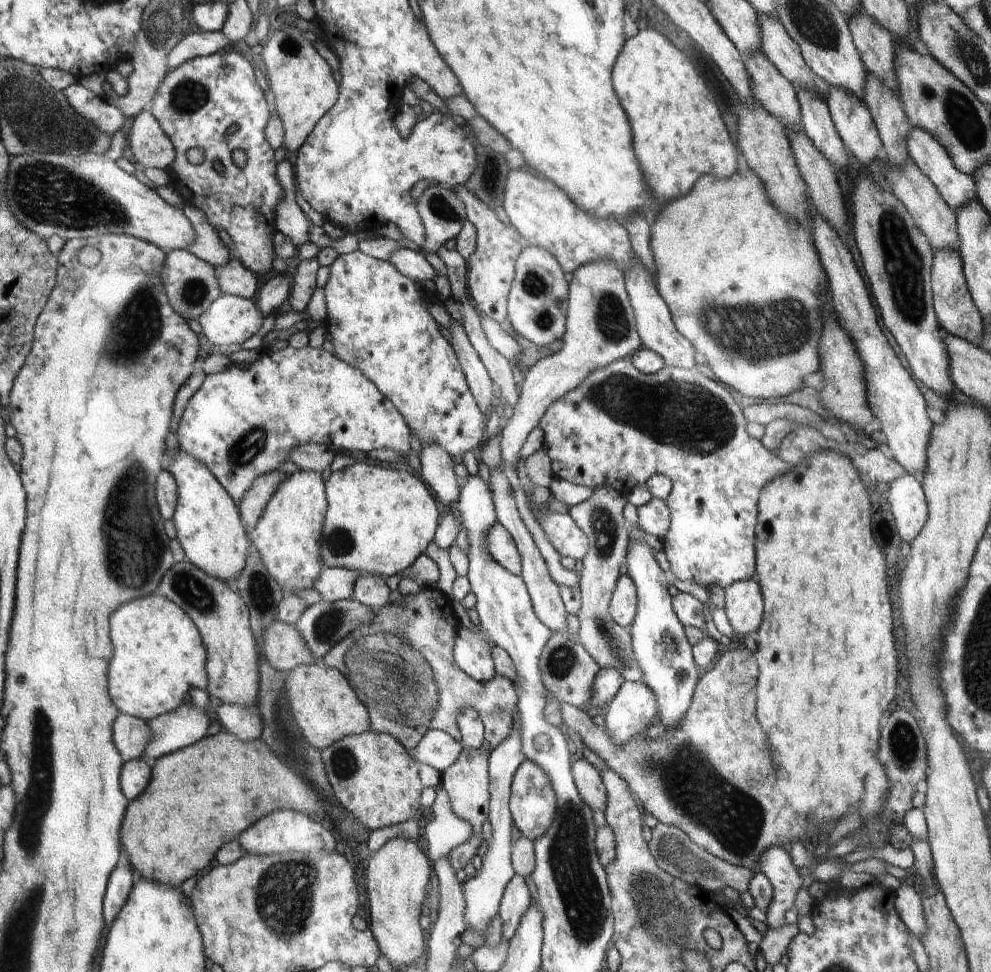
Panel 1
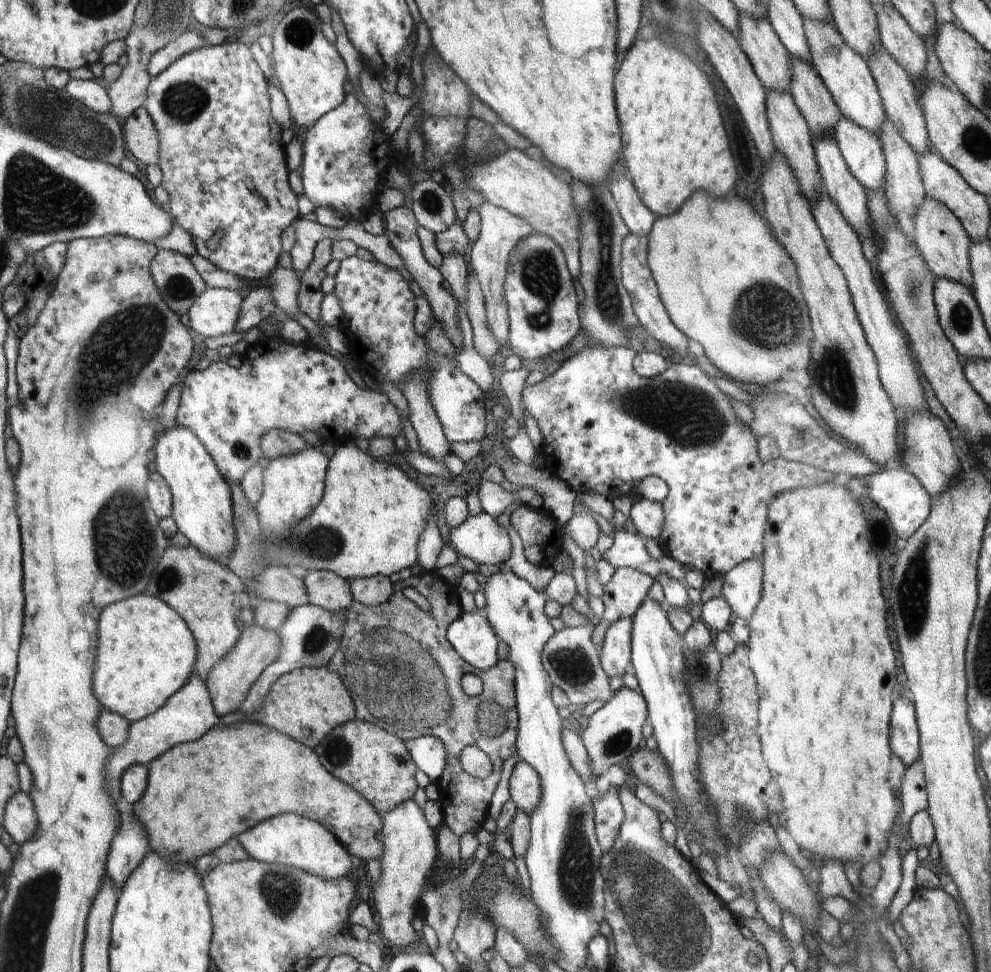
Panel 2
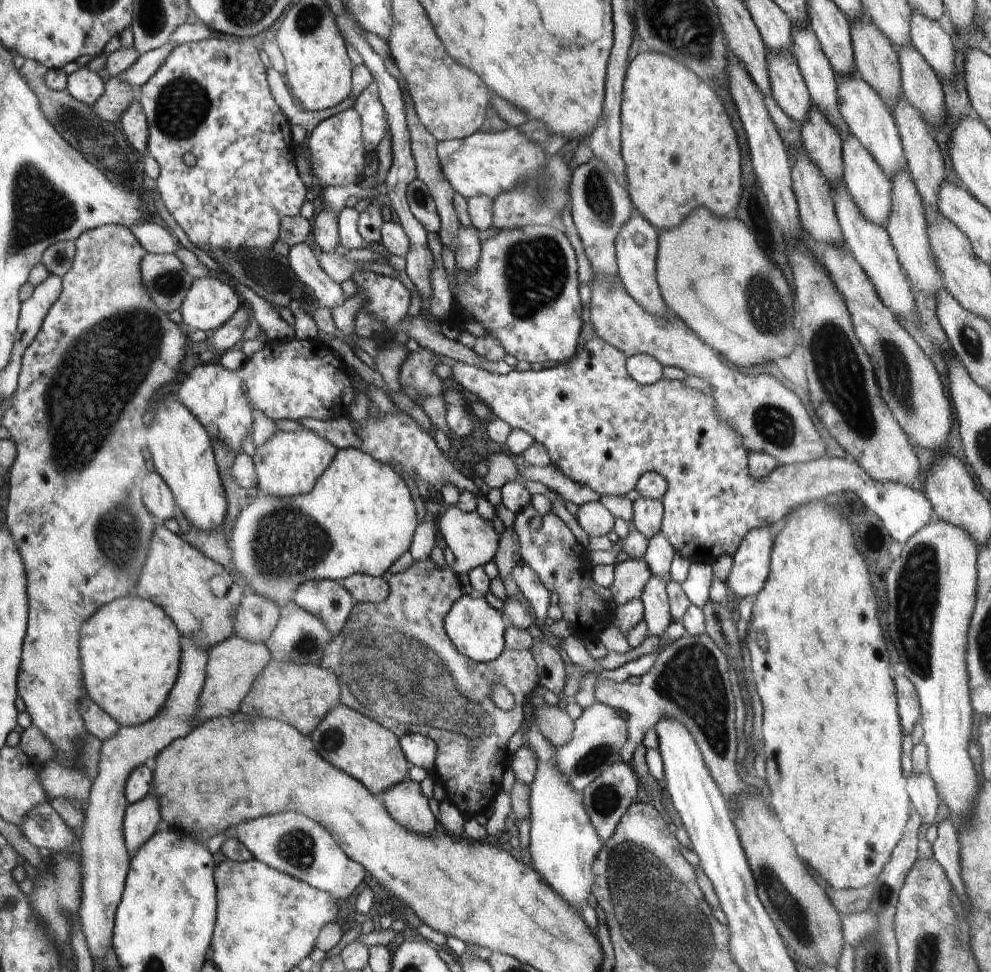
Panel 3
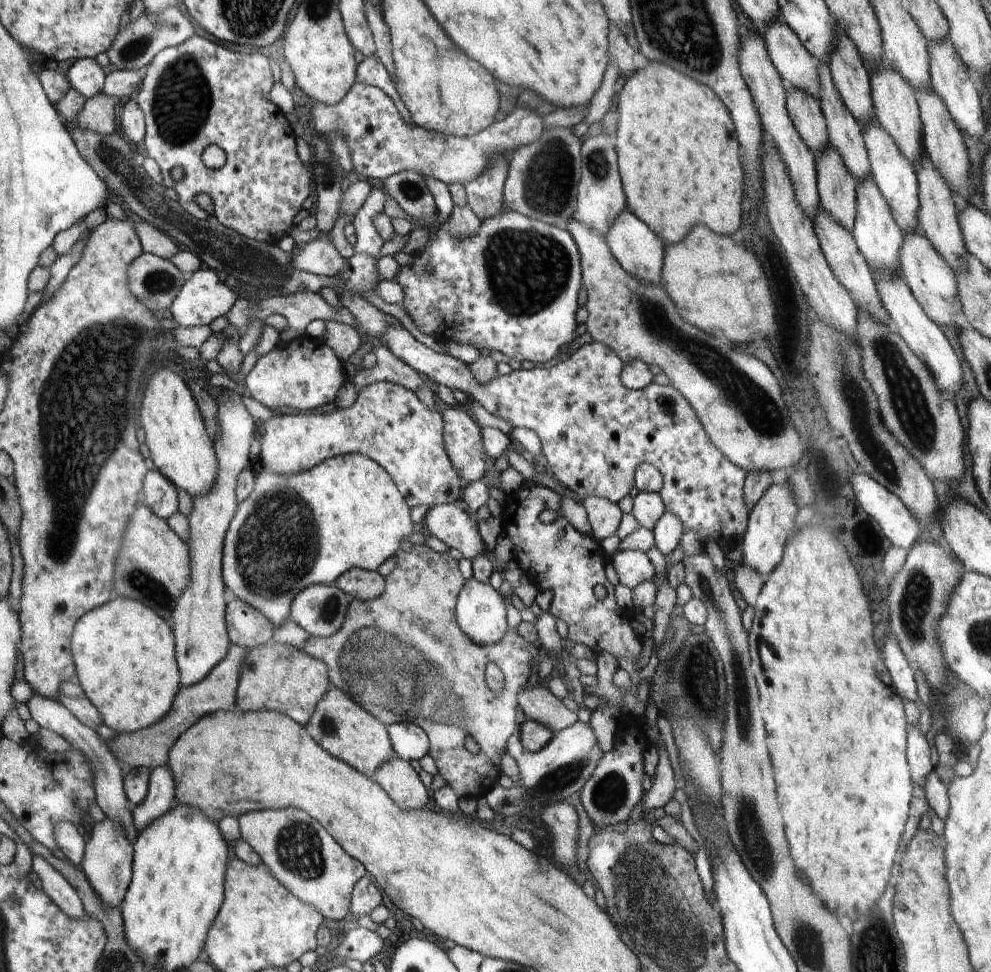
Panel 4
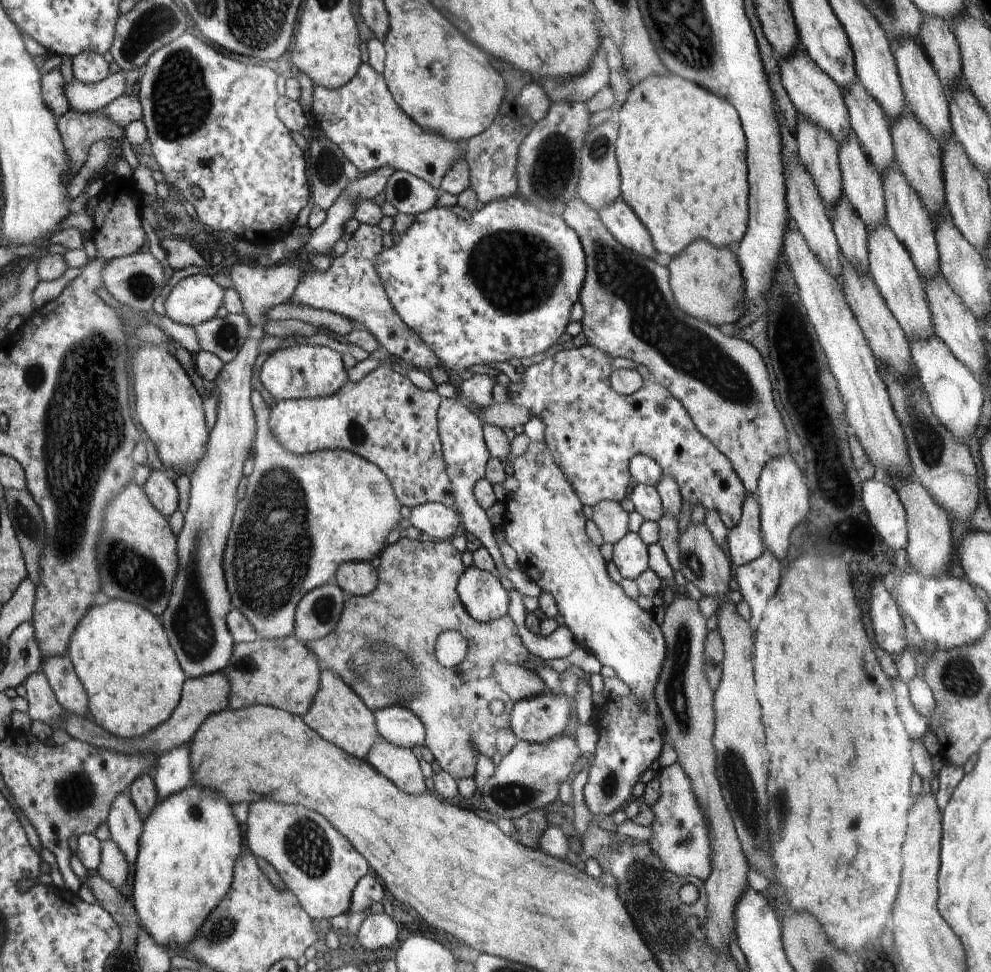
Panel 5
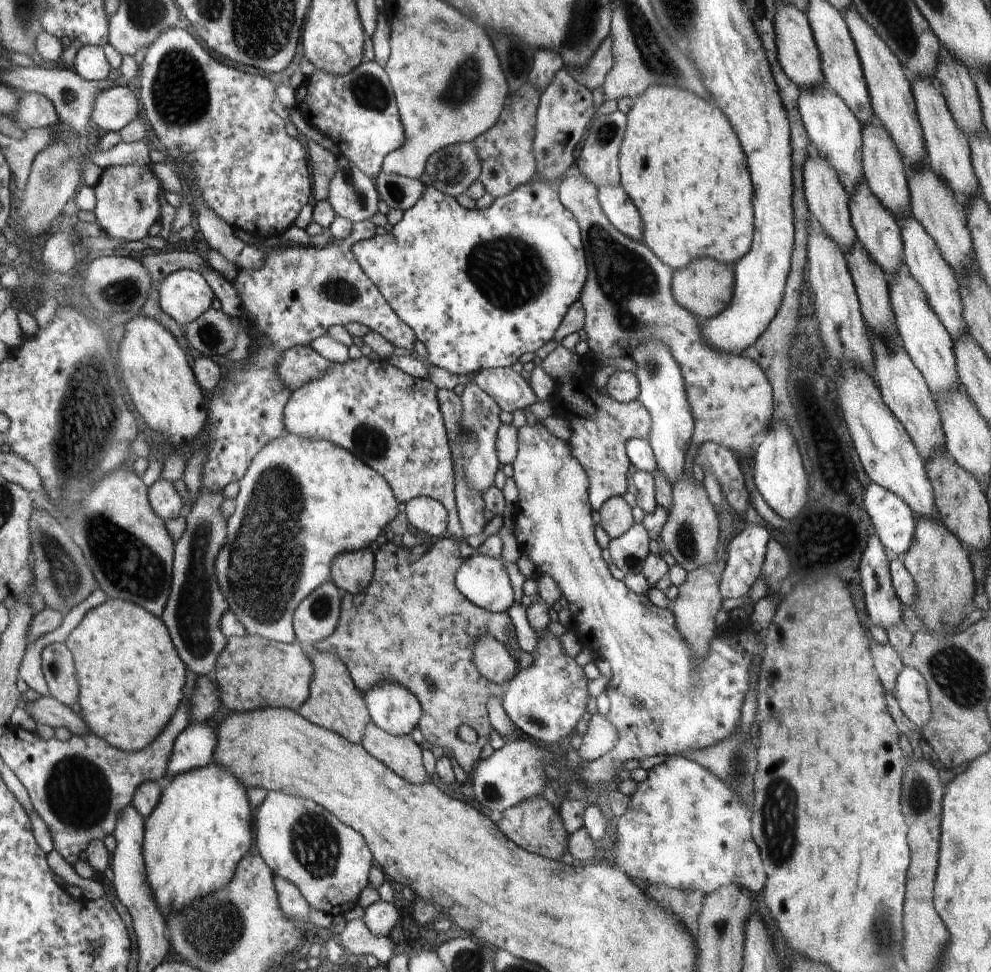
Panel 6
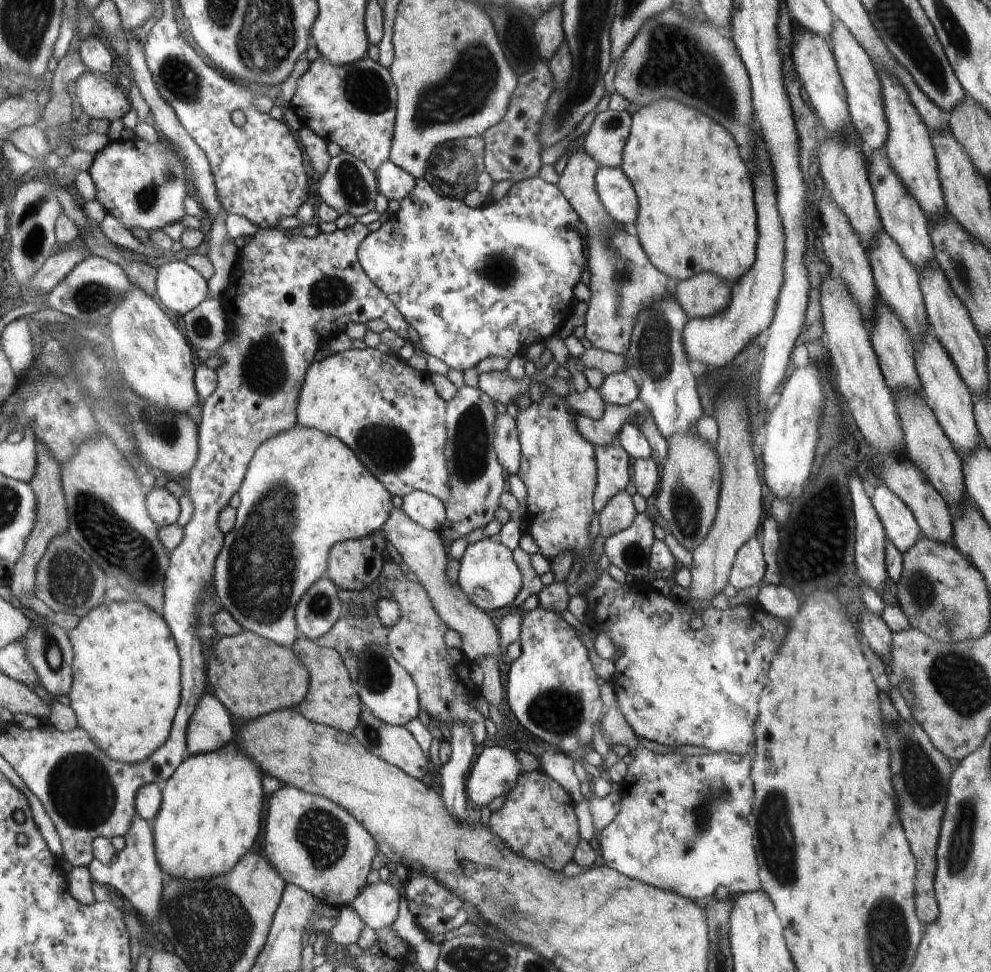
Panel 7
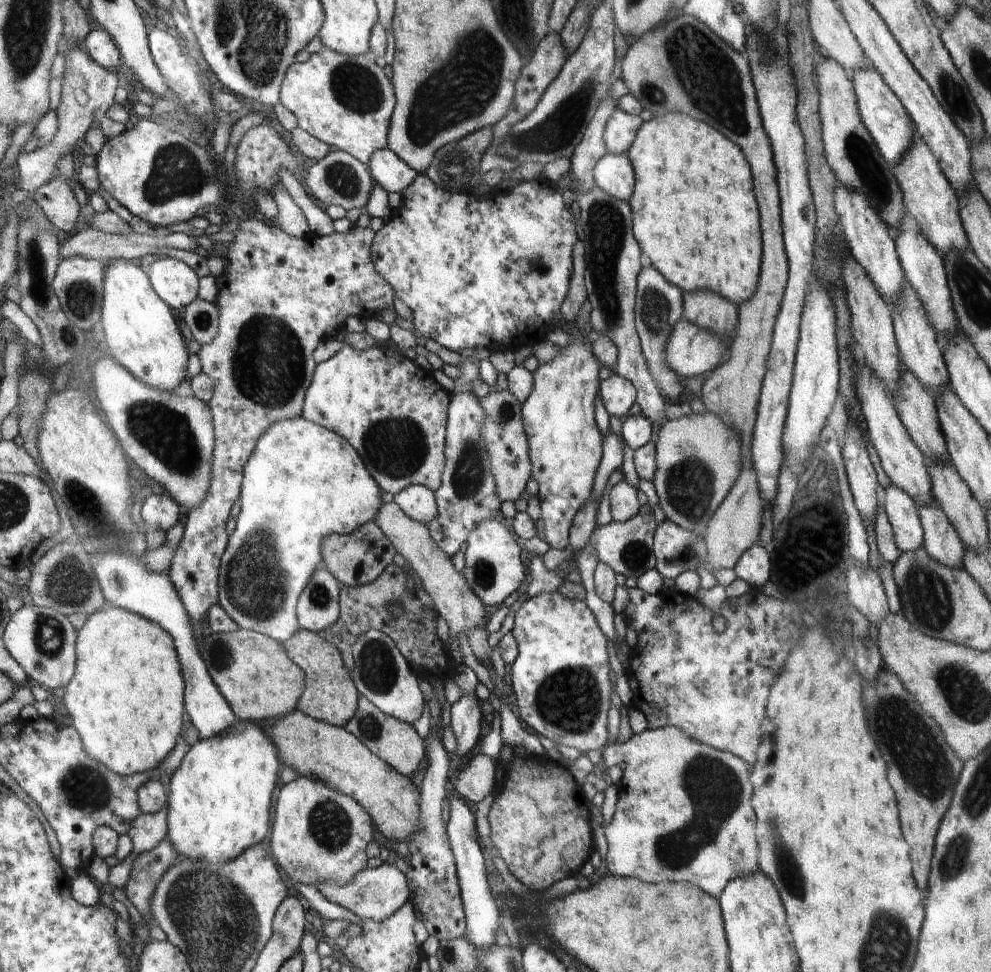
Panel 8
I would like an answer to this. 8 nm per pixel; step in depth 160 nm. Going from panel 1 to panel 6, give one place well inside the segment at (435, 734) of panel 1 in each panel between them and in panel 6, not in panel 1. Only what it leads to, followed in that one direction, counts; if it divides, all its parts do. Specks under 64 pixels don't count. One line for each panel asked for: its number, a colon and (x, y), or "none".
2: (430, 754)
3: (420, 750)
4: (411, 742)
5: (399, 726)
6: (394, 708)

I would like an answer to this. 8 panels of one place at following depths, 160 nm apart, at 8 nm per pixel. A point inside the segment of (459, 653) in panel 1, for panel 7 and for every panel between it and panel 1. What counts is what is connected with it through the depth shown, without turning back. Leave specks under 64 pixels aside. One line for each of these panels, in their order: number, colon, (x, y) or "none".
2: (472, 636)
3: (477, 630)
4: (480, 612)
5: (486, 601)
6: (483, 580)
7: (487, 573)

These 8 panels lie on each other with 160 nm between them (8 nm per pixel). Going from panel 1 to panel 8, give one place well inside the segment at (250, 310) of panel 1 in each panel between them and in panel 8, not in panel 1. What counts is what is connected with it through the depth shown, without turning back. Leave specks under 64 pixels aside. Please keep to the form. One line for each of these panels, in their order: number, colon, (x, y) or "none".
2: (216, 312)
3: (210, 303)
4: (204, 297)
5: (194, 300)
6: (184, 295)
7: (180, 288)
8: (176, 283)

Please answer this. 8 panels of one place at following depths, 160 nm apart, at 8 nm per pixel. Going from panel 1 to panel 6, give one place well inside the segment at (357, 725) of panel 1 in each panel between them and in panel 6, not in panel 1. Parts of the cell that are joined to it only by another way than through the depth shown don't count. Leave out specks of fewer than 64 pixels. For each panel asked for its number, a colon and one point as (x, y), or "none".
2: (305, 703)
3: (303, 695)
4: (276, 677)
5: (284, 673)
6: (281, 673)

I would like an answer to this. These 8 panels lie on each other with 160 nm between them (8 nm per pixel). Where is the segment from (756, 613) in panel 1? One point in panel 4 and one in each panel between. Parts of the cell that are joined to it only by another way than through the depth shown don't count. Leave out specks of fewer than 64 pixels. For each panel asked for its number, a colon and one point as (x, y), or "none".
2: (743, 586)
3: (751, 563)
4: (770, 524)

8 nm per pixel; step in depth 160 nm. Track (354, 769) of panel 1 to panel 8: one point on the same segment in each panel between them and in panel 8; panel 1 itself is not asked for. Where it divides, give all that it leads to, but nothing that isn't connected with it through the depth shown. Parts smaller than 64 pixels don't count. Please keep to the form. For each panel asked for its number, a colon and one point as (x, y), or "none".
2: (371, 760)
3: (366, 750)
4: (342, 726)
5: (338, 712)
6: (334, 703)
7: (332, 701)
8: (329, 695)

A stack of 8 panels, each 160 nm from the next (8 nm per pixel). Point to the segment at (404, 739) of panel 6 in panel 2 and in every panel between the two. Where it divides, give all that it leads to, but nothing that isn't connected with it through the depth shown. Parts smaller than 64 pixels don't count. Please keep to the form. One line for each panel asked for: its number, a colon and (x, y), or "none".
2: (409, 843)
3: (404, 801)
4: (395, 776)
5: (397, 763)

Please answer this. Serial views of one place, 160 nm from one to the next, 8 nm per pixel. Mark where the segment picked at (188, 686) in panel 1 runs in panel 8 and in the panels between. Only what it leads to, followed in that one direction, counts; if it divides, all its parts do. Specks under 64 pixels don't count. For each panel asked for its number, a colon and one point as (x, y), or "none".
2: (147, 652)
3: (130, 649)
4: (125, 653)
5: (133, 678)
6: (132, 680)
7: (126, 691)
8: (126, 700)

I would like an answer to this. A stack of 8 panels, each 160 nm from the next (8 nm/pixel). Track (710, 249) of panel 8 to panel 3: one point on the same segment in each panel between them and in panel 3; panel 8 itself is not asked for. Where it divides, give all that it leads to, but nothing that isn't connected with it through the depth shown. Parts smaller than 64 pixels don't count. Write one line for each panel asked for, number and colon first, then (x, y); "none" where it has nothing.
3: (671, 119)
4: (676, 145)
5: (682, 153)
6: (681, 162)
7: (692, 219)

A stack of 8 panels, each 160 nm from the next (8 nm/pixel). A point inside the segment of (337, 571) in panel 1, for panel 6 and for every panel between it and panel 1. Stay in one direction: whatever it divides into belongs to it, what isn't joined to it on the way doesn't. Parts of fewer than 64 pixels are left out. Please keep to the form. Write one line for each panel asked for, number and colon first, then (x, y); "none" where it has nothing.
2: (329, 590)
3: (325, 599)
4: (319, 609)
5: (317, 613)
6: (316, 617)

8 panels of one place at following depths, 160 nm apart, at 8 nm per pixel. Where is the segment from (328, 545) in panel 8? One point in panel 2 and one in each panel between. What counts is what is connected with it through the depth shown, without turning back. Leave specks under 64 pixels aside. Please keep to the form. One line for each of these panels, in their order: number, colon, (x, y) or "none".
2: (370, 591)
3: (365, 588)
4: (364, 585)
5: (356, 577)
6: (353, 572)
7: (353, 565)

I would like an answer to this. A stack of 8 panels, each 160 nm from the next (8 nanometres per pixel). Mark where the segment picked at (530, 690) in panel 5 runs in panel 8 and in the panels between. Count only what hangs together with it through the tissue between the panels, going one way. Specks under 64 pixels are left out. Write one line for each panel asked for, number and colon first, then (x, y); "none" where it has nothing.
6: (496, 662)
7: (423, 551)
8: (454, 600)

